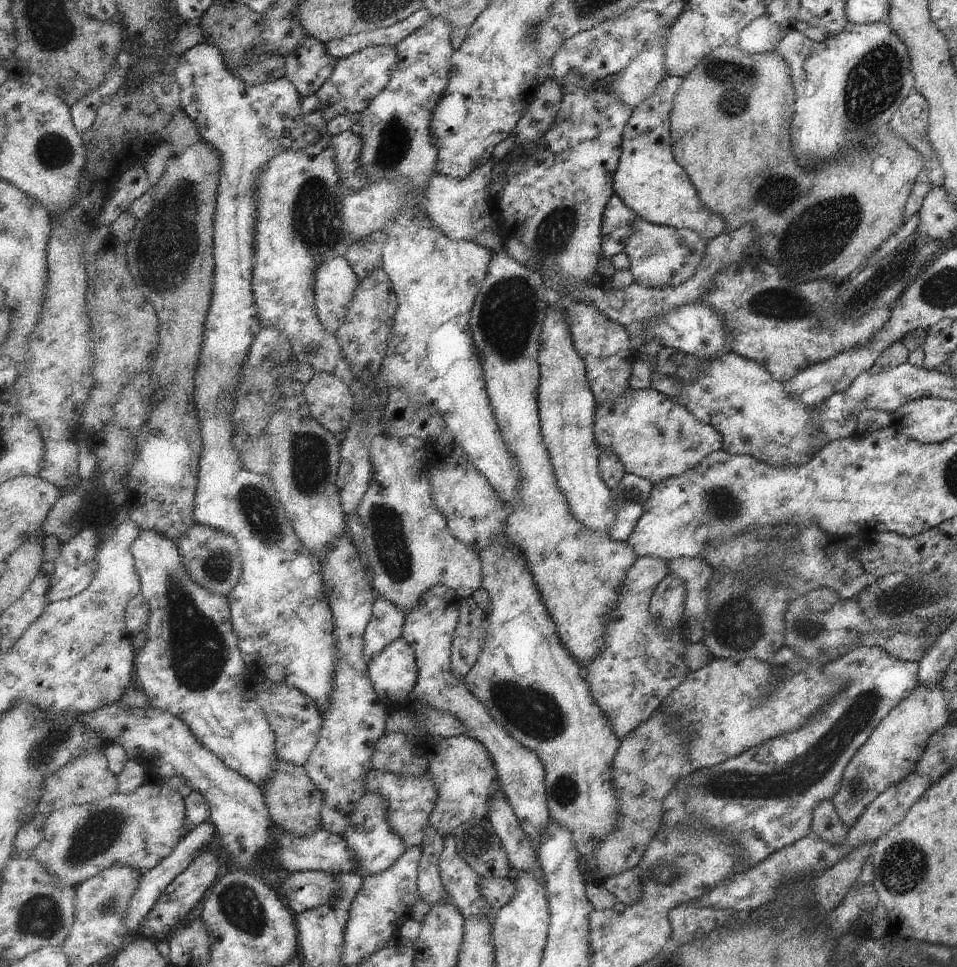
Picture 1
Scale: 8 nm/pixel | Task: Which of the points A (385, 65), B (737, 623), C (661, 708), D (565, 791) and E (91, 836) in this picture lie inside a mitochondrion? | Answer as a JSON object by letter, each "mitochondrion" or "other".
{"A":"other","B":"mitochondrion","C":"other","D":"mitochondrion","E":"mitochondrion"}

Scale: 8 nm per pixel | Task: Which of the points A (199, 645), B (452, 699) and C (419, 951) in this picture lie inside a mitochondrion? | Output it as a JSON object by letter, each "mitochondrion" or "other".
{"A":"mitochondrion","B":"other","C":"other"}

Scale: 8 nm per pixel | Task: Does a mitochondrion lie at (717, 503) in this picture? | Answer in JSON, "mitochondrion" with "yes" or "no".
{"mitochondrion":"yes"}

